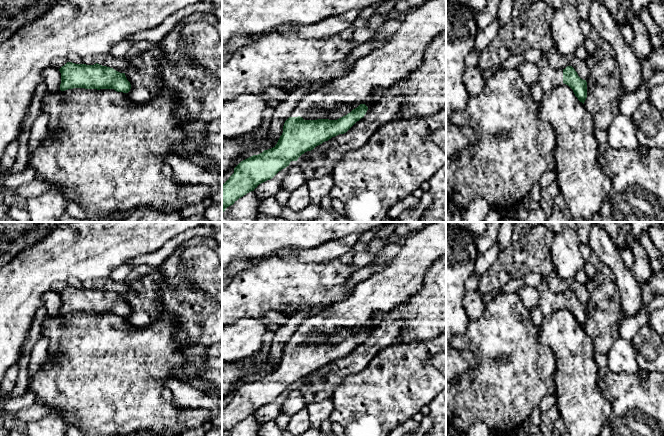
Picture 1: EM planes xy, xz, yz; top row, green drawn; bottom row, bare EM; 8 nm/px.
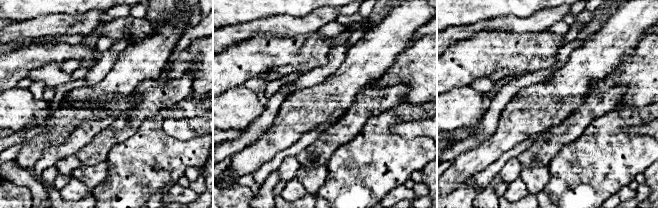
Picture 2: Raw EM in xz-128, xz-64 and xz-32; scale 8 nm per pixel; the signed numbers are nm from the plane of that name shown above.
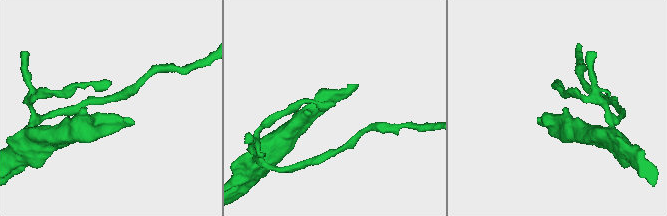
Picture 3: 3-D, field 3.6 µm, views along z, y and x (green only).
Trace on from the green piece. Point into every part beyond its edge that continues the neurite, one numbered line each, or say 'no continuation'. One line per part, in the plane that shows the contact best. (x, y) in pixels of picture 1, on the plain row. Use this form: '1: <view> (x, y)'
1: yz (549, 302)

